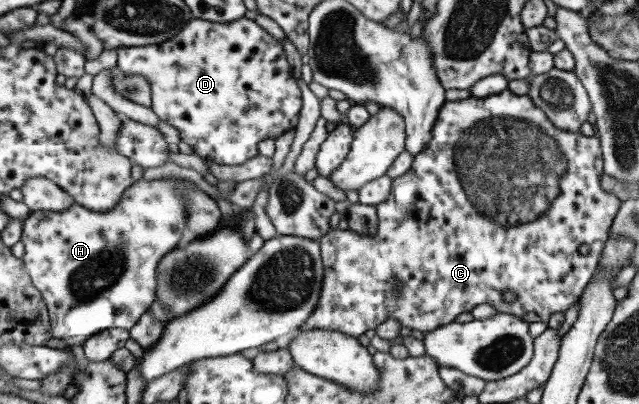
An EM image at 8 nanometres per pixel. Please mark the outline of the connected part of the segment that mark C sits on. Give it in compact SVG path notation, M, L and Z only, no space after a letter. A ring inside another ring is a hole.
M505 89L496 95L470 97L460 101L445 101L440 108L436 123L432 129L432 139L426 147L415 155L412 167L404 175L393 180L389 196L376 205L379 226L374 235L366 237L352 230L336 228L325 232L319 239L321 247L324 277L320 299L312 315L300 327L303 331L309 329L324 329L340 331L358 338L362 333L372 334L389 317L395 317L401 322L401 327L411 330L434 331L437 327L454 322L461 313L470 312L476 305L488 303L503 314L512 314L523 319L527 324L534 321L548 322L552 313L563 313L583 294L584 288L593 279L598 268L602 250L609 231L620 209L623 196L617 192L609 193L600 186L603 174L603 155L600 140L596 136L584 136L582 133L564 132L548 121L546 114L529 98L528 95L518 95ZM511 290L517 298L513 303L505 302L502 295Z

